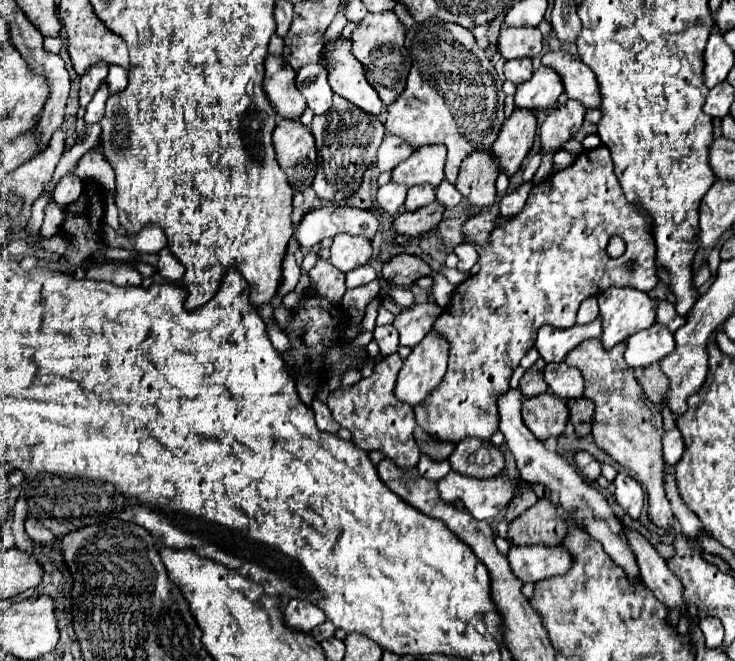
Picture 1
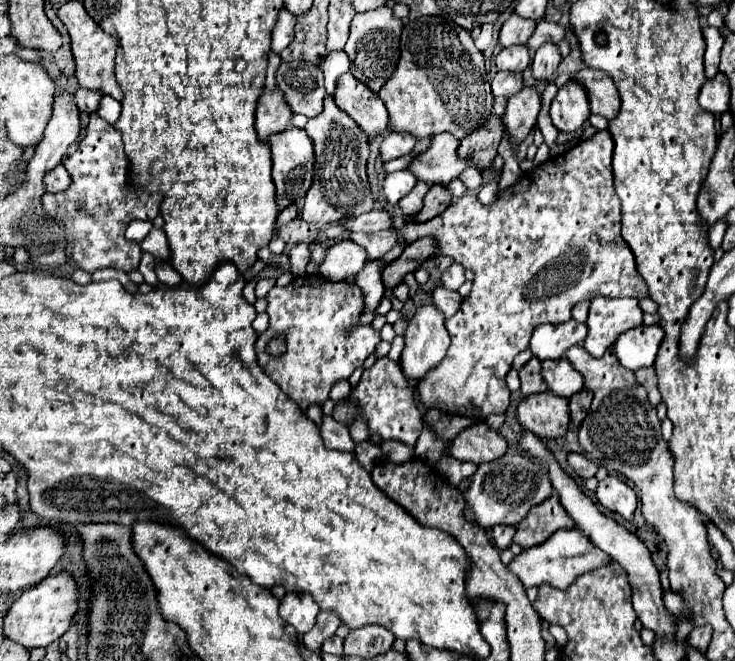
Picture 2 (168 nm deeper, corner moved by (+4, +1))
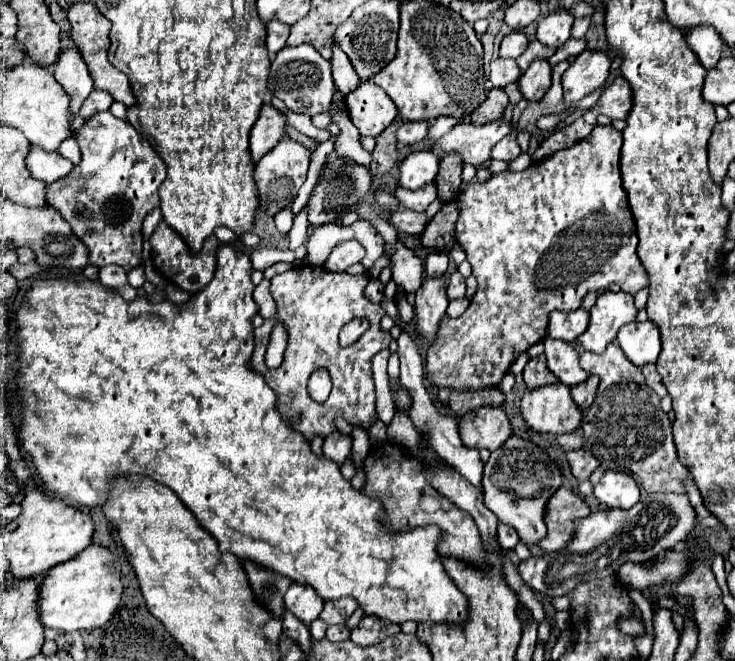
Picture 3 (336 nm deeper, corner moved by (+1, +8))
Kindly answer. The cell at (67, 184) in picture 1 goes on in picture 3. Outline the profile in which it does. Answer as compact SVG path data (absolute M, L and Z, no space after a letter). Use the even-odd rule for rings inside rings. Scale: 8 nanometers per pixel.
M30 146L30 154L26 158L26 166L30 170L30 174L36 180L42 180L46 184L52 184L64 176L68 176L68 172L72 170L72 162L62 158L56 152L44 152L42 148Z

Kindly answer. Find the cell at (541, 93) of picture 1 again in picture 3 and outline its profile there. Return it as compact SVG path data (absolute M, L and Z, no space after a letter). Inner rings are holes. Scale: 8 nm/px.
M560 10L556 14L550 14L546 18L542 18L538 22L538 30L536 30L536 38L550 48L560 48L566 44L566 40L570 38L570 28L572 28L574 18L566 12Z

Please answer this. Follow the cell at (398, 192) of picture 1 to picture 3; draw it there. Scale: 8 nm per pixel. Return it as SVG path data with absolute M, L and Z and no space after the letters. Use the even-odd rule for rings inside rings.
M420 150L410 154L408 158L404 158L404 162L400 164L400 174L398 174L398 186L408 188L408 190L416 190L424 184L434 182L436 174L438 174L438 158L428 152L428 150Z

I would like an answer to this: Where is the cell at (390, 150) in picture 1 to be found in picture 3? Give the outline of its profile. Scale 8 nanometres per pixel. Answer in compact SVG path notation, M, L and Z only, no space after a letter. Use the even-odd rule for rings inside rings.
M404 122L398 128L396 138L398 138L398 144L410 146L410 144L422 142L426 138L426 132L428 132L428 124L426 122Z

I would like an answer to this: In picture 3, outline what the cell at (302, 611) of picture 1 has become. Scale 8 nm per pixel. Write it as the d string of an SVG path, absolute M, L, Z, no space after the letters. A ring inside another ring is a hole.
M292 584L284 596L284 606L288 612L292 612L298 620L304 624L312 624L324 606L324 600L314 592L312 586L306 584Z

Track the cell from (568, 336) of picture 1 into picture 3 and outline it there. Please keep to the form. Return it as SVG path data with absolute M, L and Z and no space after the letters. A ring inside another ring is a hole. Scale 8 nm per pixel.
M582 308L574 310L574 312L552 312L546 338L574 342L580 334L586 332L588 322L590 322L590 314L584 312Z

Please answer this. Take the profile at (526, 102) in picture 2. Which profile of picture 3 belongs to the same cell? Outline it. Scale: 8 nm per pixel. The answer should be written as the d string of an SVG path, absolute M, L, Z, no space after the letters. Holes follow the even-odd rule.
M536 60L530 64L530 68L520 76L518 88L522 92L522 98L526 102L538 102L550 88L550 74L552 68L546 60Z

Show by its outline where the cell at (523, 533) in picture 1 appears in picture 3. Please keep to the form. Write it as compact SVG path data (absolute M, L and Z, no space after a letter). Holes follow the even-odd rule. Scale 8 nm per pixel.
M564 486L558 488L546 504L544 522L548 526L548 534L544 540L540 540L538 548L546 552L556 552L564 548L570 542L568 538L574 534L574 520L586 518L588 514L590 508L578 494L566 490Z

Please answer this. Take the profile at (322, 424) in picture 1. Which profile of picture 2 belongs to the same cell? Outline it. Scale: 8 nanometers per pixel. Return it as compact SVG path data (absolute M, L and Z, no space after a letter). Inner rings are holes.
M325 417L321 425L321 437L325 441L327 449L337 449L337 451L355 451L355 443L349 435L349 427L343 423L337 423L333 417Z

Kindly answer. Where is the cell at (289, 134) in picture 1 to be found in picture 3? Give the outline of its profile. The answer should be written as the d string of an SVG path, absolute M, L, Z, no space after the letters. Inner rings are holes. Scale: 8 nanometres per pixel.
M284 136L274 148L272 152L268 152L266 156L260 158L260 162L256 164L256 184L258 184L258 192L260 192L260 204L268 210L270 216L274 216L276 212L288 208L294 198L298 196L300 186L306 180L306 172L310 166L310 148L302 146L300 142L292 140L290 136Z

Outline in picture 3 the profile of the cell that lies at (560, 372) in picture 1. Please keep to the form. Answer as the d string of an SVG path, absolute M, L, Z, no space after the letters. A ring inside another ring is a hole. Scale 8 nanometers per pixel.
M544 338L544 354L548 360L548 368L556 378L566 384L566 386L576 386L588 378L588 372L584 372L578 364L578 352L562 342L562 340L552 340Z

